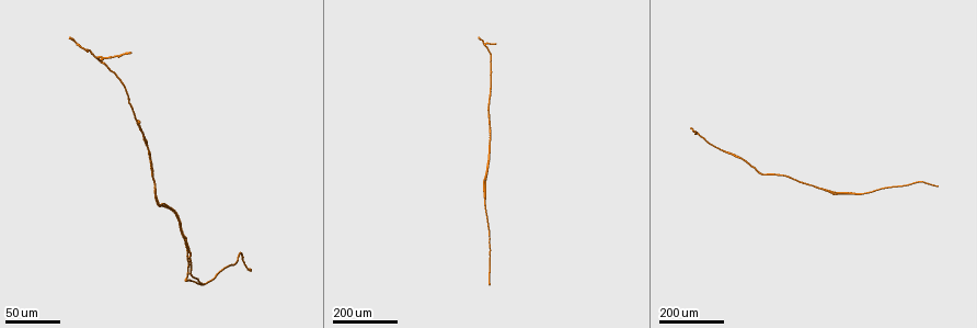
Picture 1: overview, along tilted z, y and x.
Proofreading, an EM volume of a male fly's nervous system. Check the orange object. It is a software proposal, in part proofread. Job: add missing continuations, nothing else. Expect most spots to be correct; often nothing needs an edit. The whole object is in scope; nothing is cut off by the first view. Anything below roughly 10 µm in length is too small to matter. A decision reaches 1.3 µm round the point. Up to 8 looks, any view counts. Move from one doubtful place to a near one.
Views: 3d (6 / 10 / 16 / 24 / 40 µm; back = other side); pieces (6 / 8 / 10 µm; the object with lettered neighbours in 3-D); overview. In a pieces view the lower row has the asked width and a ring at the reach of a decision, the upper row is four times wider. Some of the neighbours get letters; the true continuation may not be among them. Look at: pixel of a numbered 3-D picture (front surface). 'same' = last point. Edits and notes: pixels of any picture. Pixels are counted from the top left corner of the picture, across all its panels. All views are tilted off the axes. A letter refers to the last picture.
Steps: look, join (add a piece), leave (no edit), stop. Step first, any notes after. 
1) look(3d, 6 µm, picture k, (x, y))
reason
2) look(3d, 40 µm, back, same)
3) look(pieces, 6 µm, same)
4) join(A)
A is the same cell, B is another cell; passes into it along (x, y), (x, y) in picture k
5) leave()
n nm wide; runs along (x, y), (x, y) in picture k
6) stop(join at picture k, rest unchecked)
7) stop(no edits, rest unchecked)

look(3d, 40 µm, picture 1, (937, 184))
long arm stops here

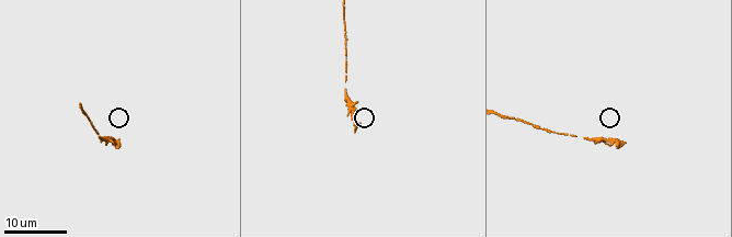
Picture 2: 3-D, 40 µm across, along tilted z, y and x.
look(pieces, 10 µm, picture 2, (623, 142))
see the neighbours

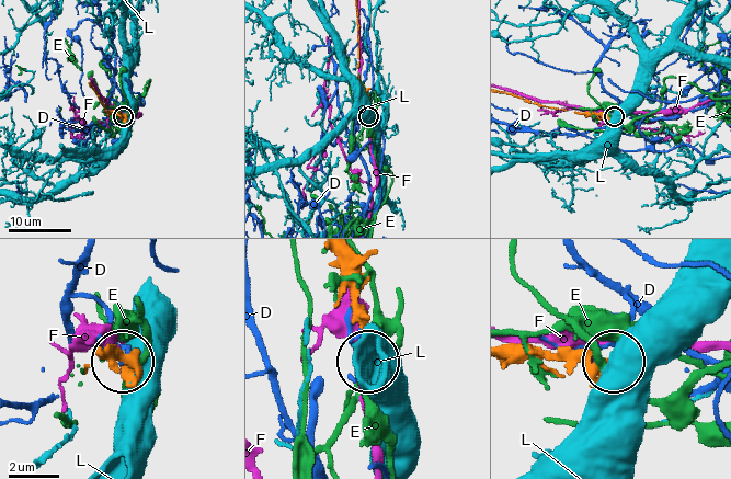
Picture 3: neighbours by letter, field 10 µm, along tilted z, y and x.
leave()
240 nm wide; D, E, F and L are other cells; no lettered piece goes on from it

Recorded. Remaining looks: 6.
look(3d, 24 µm, picture 1, (846, 194))
branch stops here

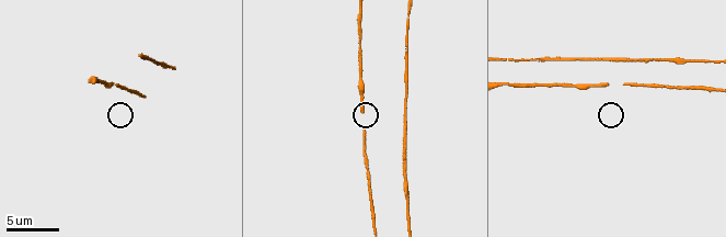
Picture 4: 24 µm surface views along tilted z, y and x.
look(pieces, 8 µm, picture 4, (361, 112))

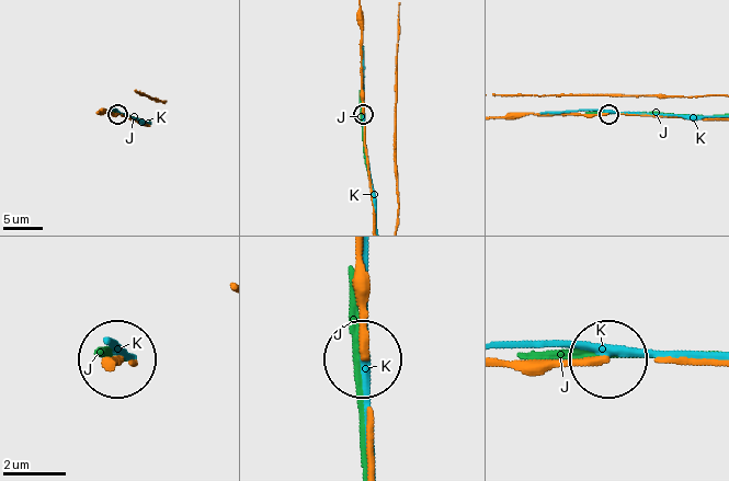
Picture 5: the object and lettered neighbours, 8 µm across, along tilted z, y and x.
leave()
250 nm wide; J and K are other cells; runs along (360, 10), (363, 113) in picture 5; none of them fits

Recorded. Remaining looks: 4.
look(3d, 40 µm, picture 1, (494, 43))
thin end

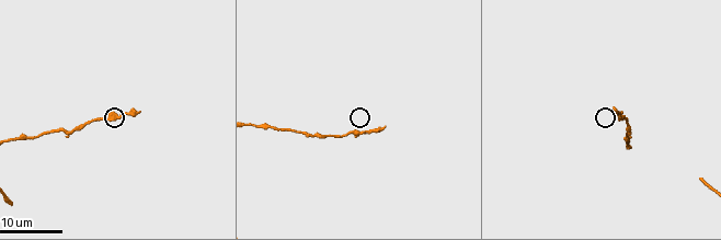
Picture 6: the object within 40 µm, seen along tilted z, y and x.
look(pieces, 6 µm, picture 6, (386, 126))

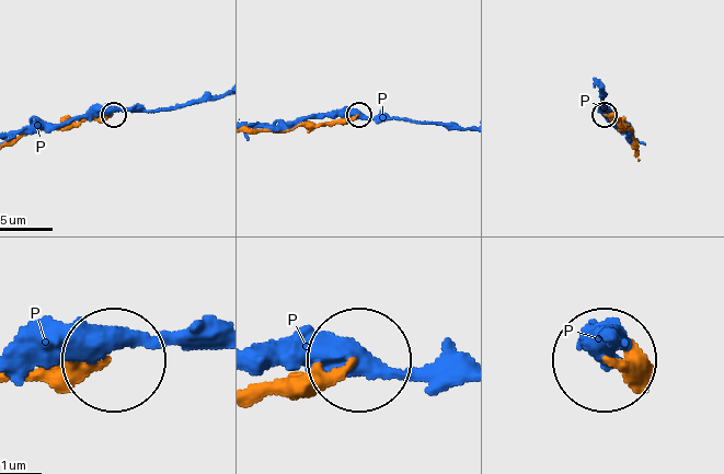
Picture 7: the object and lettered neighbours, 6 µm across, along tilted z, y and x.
leave()
P is another cell; no lettered piece goes on from it

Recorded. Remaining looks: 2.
look(3d, 40 µm, picture 1, (69, 38))
an open end

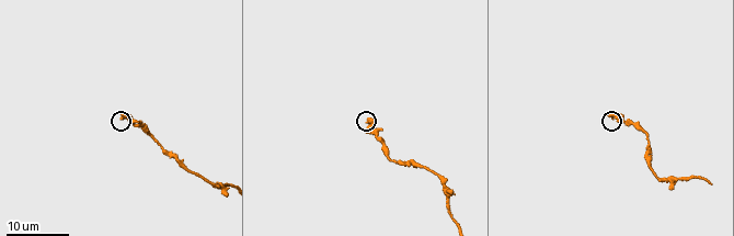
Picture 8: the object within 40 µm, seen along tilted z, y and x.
look(pieces, 10 µm, picture 8, (122, 115))
what lies round it

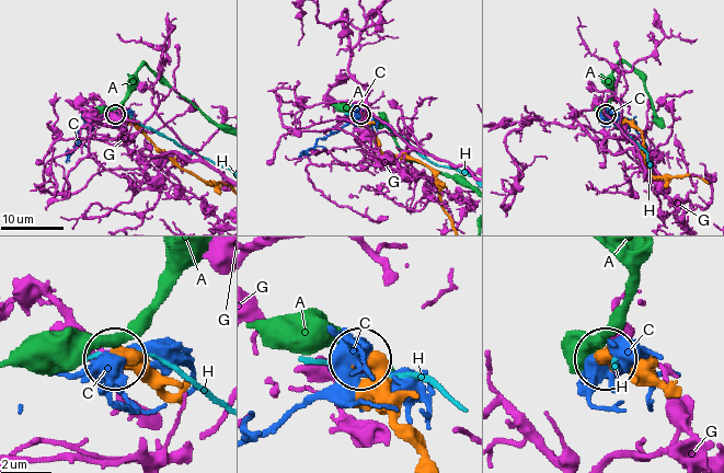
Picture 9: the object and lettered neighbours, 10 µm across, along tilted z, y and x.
leave()
350 nm wide; A, C, G and H are other cells; no lettered piece goes on from it

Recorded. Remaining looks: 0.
stop(no edits, rest unchecked)

